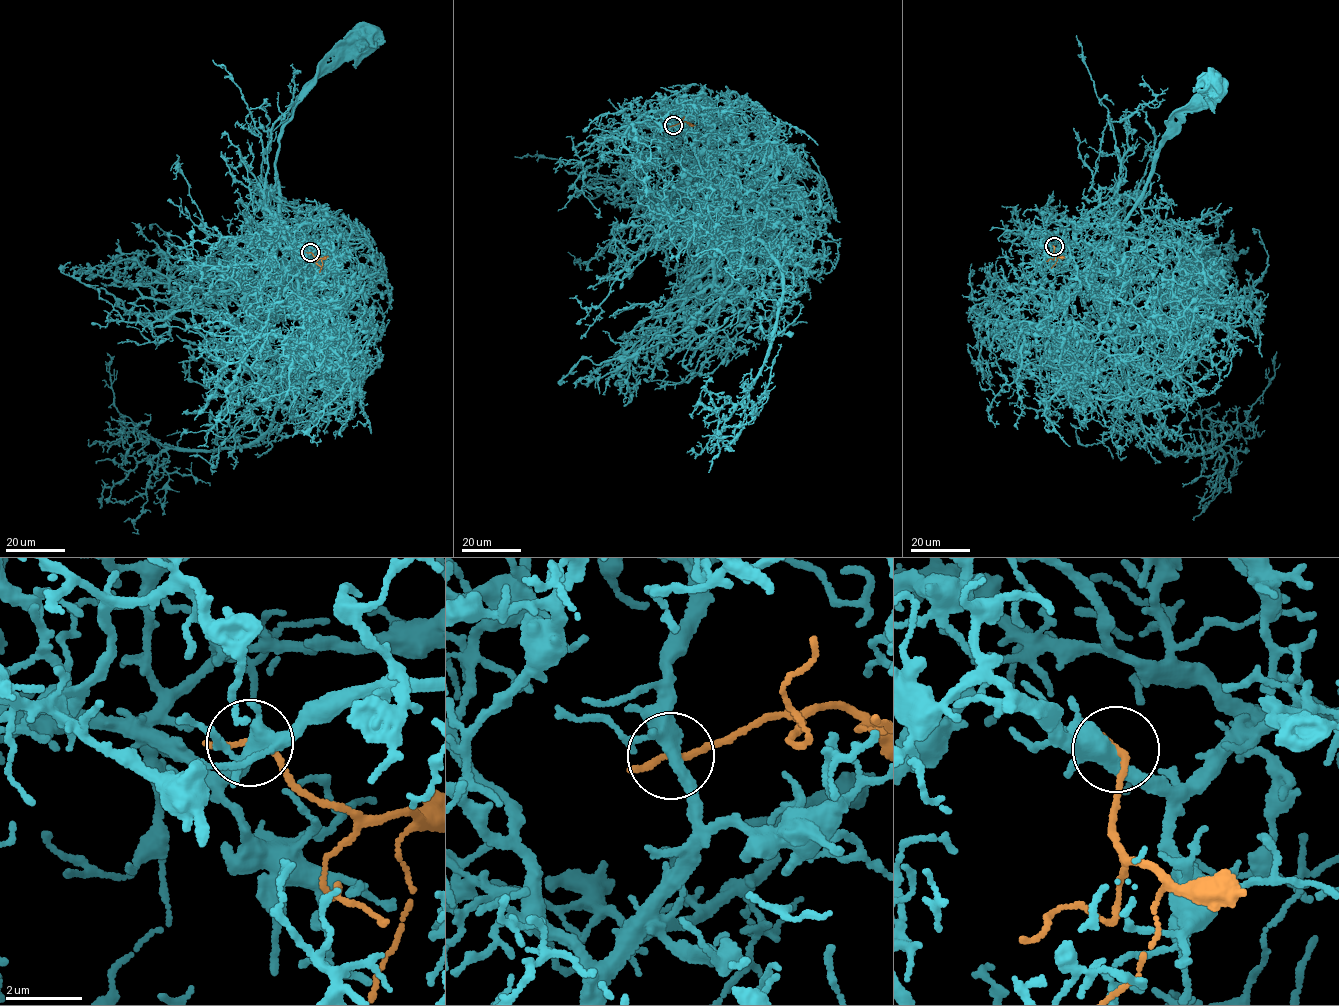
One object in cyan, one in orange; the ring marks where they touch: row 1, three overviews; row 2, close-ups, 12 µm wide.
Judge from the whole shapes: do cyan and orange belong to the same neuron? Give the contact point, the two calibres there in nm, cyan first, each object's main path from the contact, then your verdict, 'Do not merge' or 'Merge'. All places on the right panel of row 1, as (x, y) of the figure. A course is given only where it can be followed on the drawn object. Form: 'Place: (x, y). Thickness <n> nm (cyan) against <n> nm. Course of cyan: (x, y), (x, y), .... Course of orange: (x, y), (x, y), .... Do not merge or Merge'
Place: (1054, 246). Thickness 360 nm (cyan) against 200 nm. Course of cyan: (1053, 246), (1070, 243), (1080, 221), (1117, 196), (1142, 196), (1159, 141), (1208, 103), (1211, 87). Course of orange: (1053, 246), (1057, 256), (1051, 268). Do not merge

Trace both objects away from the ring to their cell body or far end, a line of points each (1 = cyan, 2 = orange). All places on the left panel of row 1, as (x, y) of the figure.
1: (310, 252), (307, 255), (292, 249), (263, 199), (277, 187), (279, 141), (307, 84), (366, 40)
2: (310, 252), (322, 258), (320, 273)

